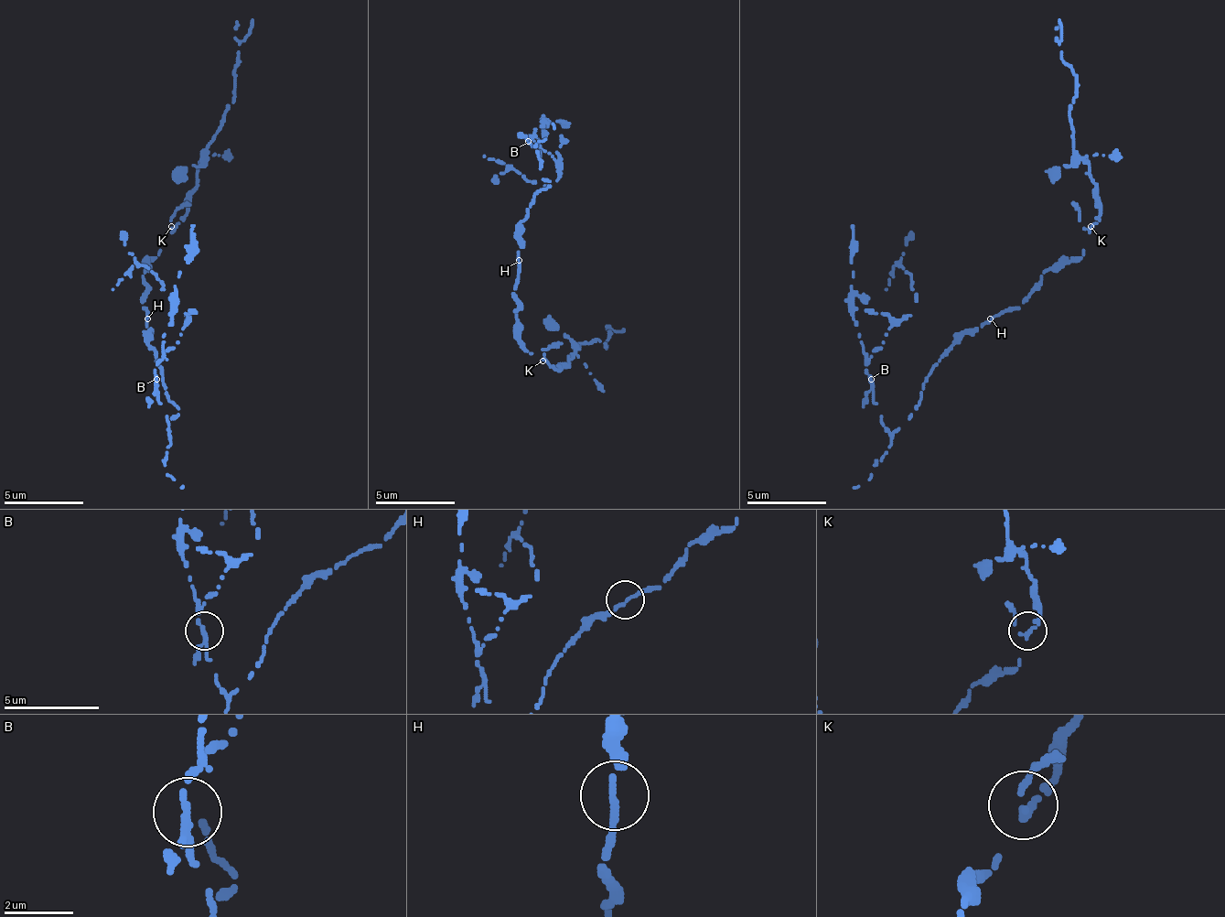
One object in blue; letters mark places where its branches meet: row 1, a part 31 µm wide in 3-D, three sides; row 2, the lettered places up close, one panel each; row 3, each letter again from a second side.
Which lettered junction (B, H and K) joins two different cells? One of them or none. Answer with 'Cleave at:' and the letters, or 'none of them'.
Cleave at: B

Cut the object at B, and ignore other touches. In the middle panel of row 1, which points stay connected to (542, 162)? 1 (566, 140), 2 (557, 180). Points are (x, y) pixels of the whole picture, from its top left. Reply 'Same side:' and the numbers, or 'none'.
Same side: none

